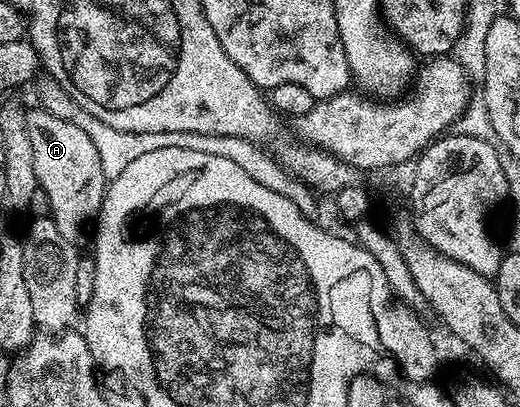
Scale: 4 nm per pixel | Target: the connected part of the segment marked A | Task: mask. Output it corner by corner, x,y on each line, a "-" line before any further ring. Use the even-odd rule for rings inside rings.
43,109
23,112
26,133
30,137
30,149
34,155
34,173
36,174
36,186
46,193
48,198
48,215
58,225
58,233
62,237
73,241
84,231
84,226
91,224
99,216
100,207
104,203
106,180
102,173
102,161
98,161
98,149
94,149
94,141
78,129
70,121
62,121
62,117
54,117
54,113

